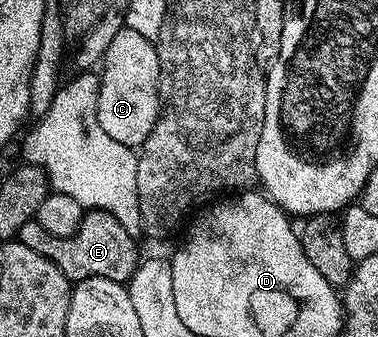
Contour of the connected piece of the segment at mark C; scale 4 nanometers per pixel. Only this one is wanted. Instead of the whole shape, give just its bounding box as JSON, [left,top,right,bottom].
[97,28,161,147]

